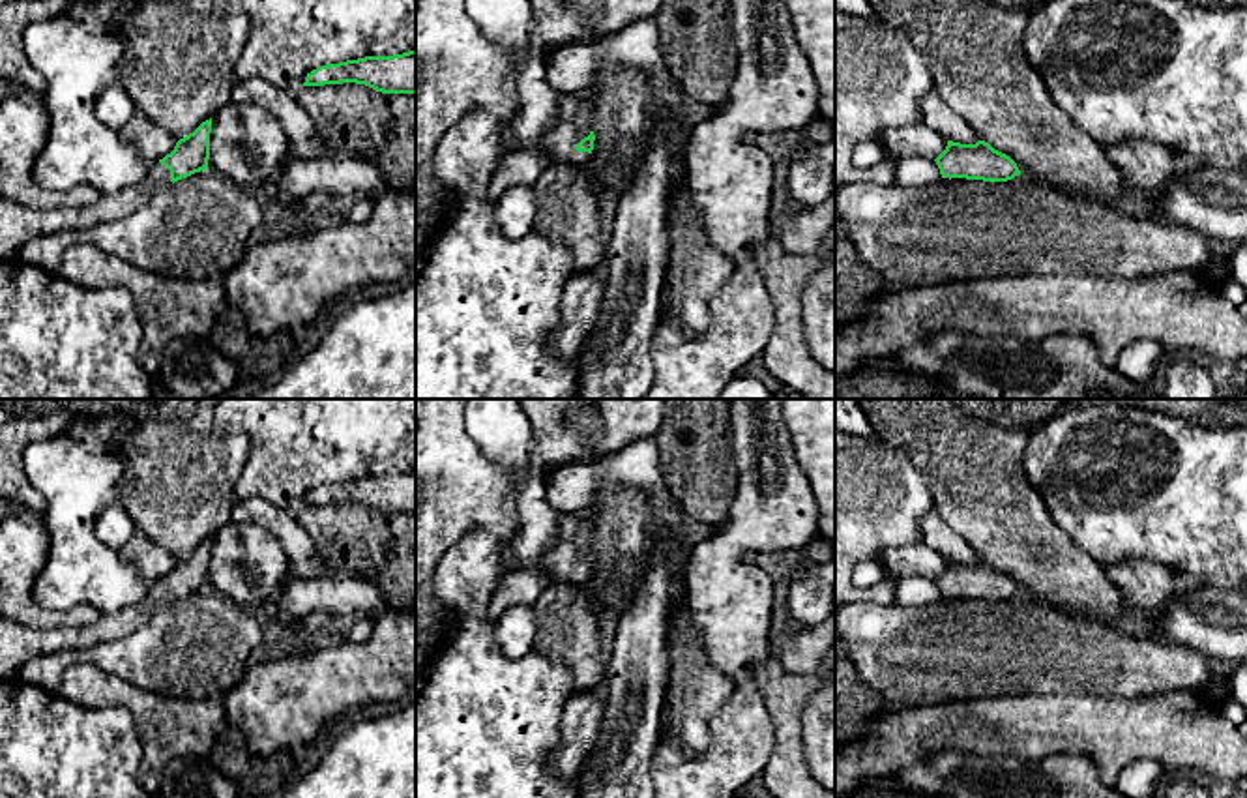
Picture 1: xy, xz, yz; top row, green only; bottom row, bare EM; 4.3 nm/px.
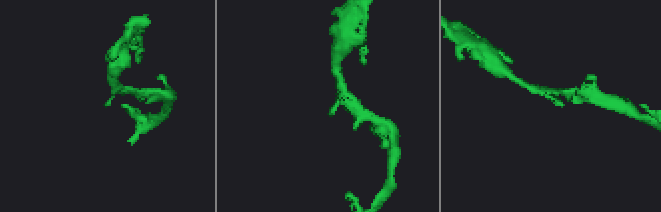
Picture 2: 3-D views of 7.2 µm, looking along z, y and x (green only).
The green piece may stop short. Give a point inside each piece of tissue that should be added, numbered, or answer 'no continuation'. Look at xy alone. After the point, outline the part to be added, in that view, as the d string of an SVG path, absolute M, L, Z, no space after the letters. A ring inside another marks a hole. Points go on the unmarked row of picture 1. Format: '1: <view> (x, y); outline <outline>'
1: xy (19, 643); outline M159 581L150 583L146 596L118 613L101 614L95 624L34 629L11 618L0 618L0 682L19 678L26 661L60 650L92 648L131 633L154 613L170 605L170 590Z

